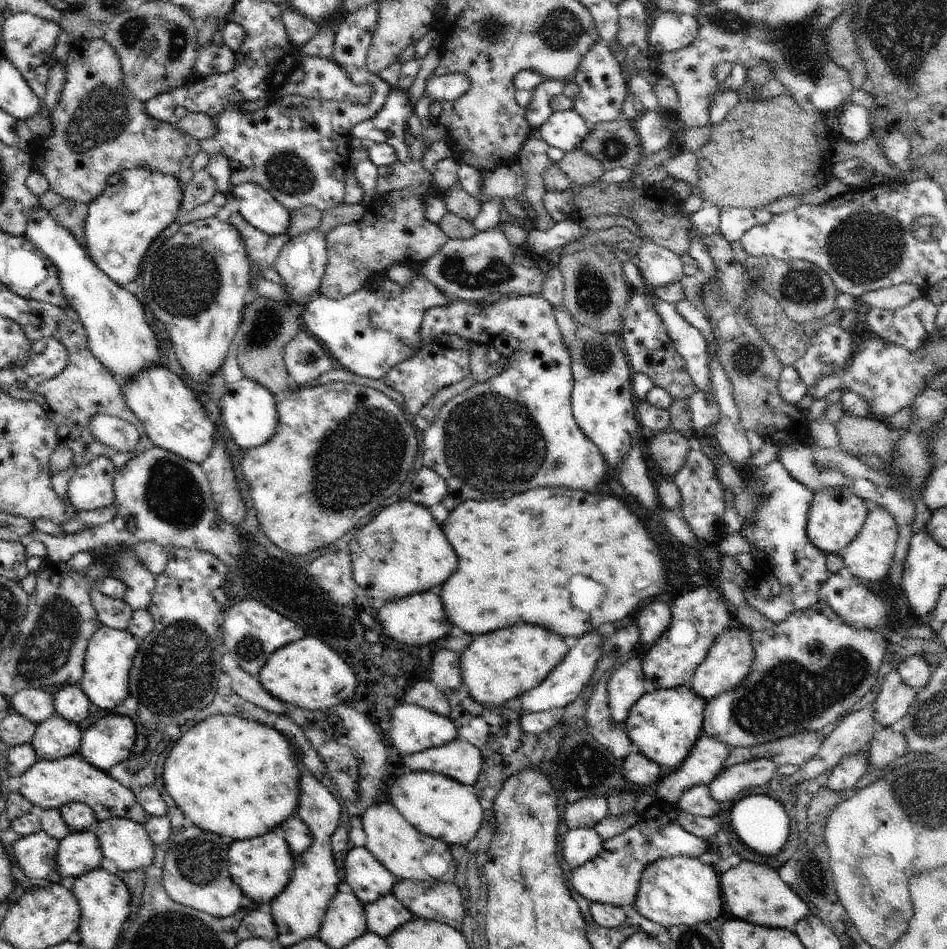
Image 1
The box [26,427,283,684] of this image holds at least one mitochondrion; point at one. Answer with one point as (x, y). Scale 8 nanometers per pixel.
(173, 495)

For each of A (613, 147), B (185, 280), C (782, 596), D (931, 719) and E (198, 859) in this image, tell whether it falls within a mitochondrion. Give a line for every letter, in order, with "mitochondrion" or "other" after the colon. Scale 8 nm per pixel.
A: mitochondrion
B: mitochondrion
C: other
D: mitochondrion
E: mitochondrion

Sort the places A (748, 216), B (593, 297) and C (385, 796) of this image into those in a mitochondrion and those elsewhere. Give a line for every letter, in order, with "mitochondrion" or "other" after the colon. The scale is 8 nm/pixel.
A: other
B: mitochondrion
C: other

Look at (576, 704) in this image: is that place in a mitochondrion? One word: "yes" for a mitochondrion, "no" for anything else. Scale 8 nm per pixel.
no

